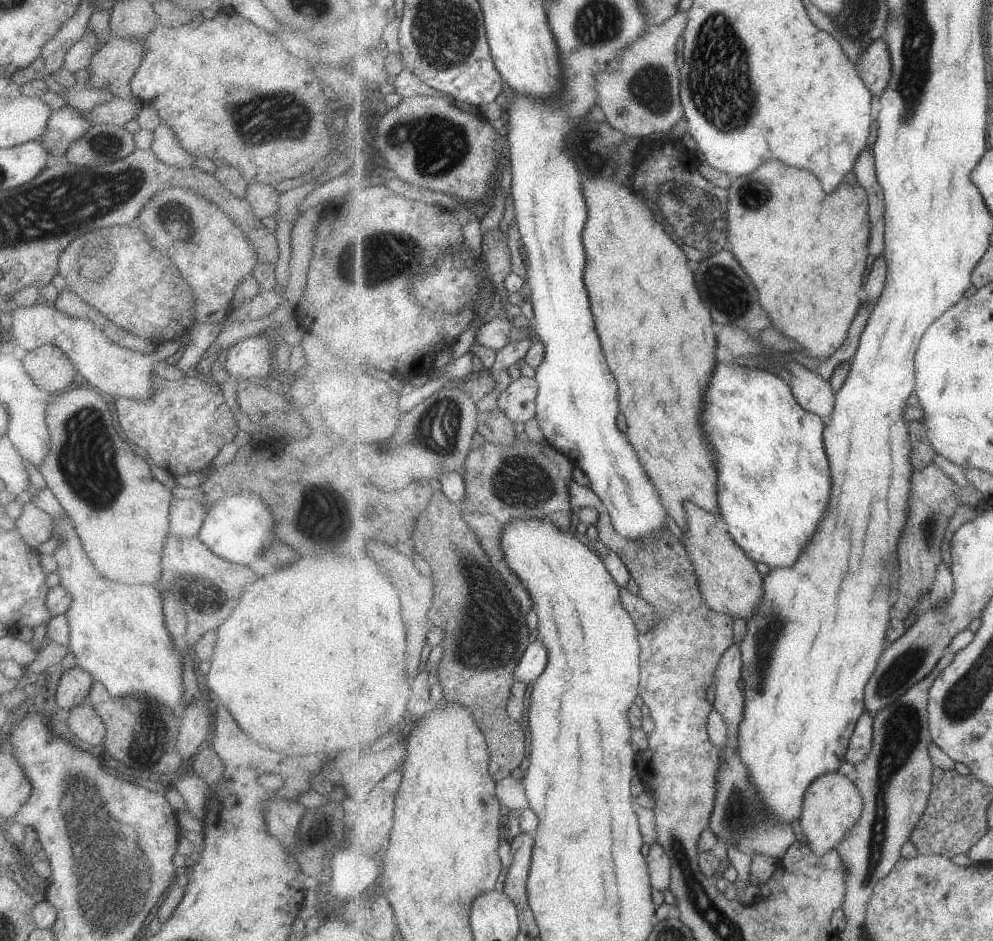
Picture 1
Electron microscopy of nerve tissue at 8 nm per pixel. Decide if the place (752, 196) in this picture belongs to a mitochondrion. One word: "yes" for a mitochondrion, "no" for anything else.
yes

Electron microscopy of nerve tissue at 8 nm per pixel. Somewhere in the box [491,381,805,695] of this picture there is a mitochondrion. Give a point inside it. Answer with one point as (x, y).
(770, 632)

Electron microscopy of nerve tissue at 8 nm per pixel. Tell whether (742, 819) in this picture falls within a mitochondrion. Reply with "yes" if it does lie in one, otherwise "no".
yes

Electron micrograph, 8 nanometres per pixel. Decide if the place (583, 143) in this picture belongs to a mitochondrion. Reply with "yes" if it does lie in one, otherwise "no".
no

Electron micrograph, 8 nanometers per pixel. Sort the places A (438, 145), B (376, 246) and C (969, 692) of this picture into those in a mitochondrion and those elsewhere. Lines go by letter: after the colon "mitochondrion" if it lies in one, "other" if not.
A: mitochondrion
B: mitochondrion
C: mitochondrion

